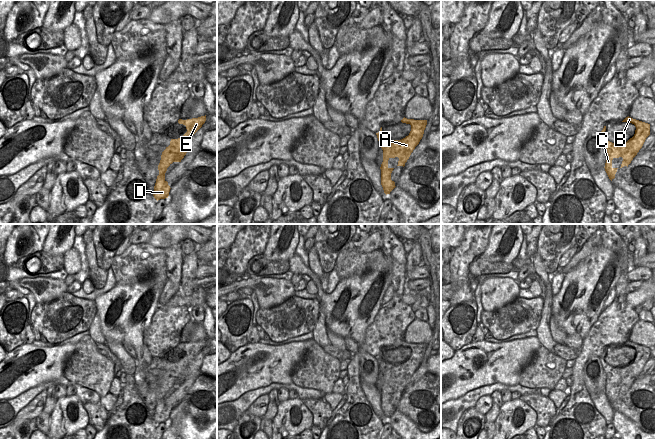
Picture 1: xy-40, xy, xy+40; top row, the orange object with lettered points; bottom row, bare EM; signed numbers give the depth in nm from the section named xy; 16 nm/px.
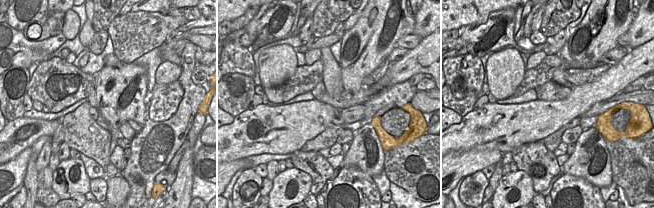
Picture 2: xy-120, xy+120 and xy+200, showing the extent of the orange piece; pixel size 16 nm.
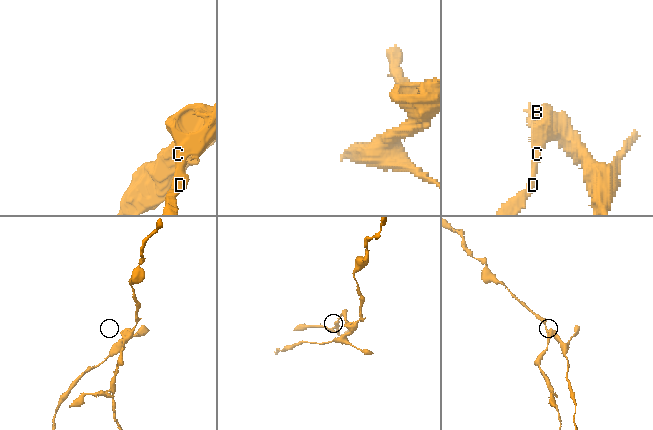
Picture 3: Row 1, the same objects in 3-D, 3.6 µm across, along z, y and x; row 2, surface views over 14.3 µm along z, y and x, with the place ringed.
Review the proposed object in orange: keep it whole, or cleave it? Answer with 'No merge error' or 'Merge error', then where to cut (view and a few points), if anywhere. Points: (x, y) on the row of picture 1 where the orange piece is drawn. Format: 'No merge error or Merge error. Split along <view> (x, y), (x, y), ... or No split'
Merge error. Split along xy-40 (166, 168), (159, 175).

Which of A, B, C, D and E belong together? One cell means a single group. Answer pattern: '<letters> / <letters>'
A B C E / D

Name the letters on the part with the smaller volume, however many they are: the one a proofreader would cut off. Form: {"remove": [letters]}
{"remove": ["D"]}

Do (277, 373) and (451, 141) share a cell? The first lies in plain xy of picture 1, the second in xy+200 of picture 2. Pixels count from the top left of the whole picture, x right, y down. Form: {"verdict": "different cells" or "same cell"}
{"verdict": "same cell"}

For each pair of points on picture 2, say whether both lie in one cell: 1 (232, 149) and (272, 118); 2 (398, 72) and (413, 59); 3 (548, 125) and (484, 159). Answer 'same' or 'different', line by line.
1: same
2: same
3: different

